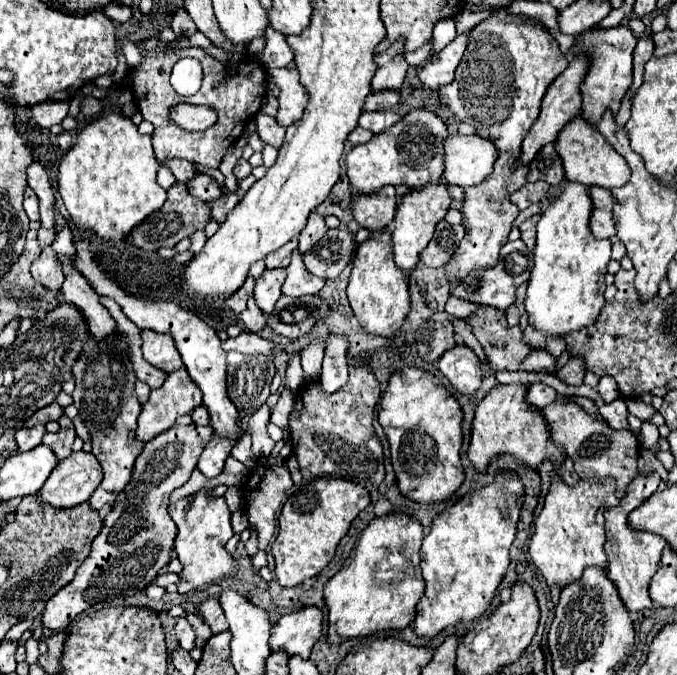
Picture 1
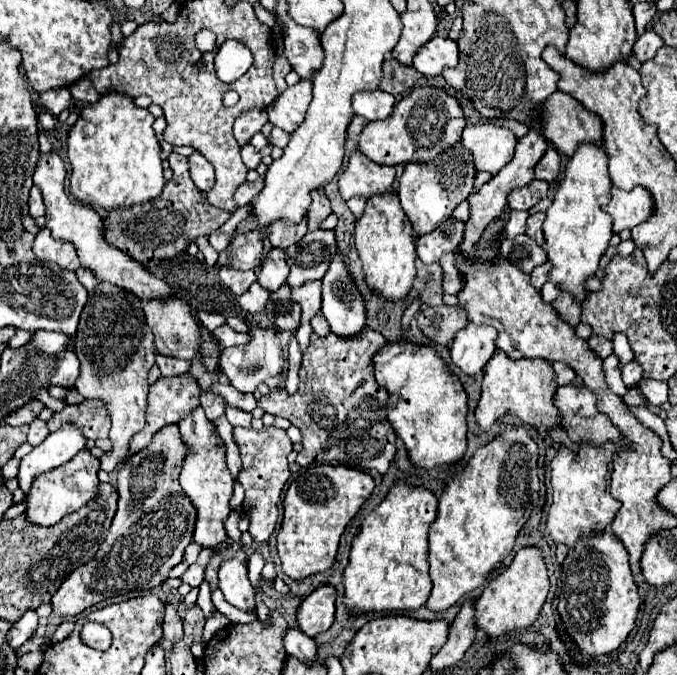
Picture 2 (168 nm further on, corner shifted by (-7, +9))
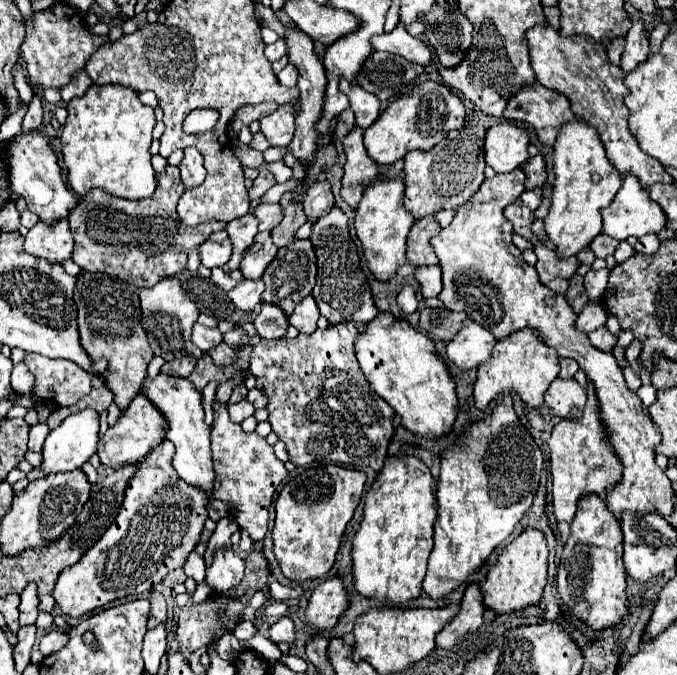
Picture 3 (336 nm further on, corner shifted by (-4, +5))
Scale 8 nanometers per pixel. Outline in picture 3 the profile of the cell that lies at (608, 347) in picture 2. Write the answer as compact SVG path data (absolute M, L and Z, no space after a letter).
M604 325L598 327L596 331L592 331L592 333L588 335L588 339L590 339L590 343L592 343L596 349L600 349L600 351L612 351L612 349L616 347L616 341L618 341L618 337L612 335Z

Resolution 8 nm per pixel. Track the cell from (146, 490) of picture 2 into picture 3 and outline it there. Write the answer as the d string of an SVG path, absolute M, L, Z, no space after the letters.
M162 441L158 447L152 449L152 453L138 463L138 473L134 475L134 479L128 483L128 491L124 497L124 503L120 507L120 513L116 517L116 521L110 525L110 529L102 535L102 539L98 539L88 553L84 553L80 557L80 561L76 565L66 567L60 573L60 579L56 581L54 587L54 599L58 609L68 615L68 617L82 617L88 615L90 611L104 607L106 603L114 601L114 599L122 599L126 595L140 595L150 591L156 583L160 583L168 571L182 567L188 553L196 547L196 543L200 541L202 529L204 529L204 521L208 519L208 503L210 497L202 495L186 495L190 489L190 485L182 483L172 467L170 457L174 455L174 447L168 441Z

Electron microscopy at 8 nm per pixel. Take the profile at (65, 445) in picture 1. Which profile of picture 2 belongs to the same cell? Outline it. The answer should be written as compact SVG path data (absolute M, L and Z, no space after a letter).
M85 399L81 405L67 405L61 413L55 413L51 421L47 421L49 431L61 429L65 423L77 425L87 439L97 439L97 437L107 437L111 421L107 419L107 411L103 403L97 399Z

